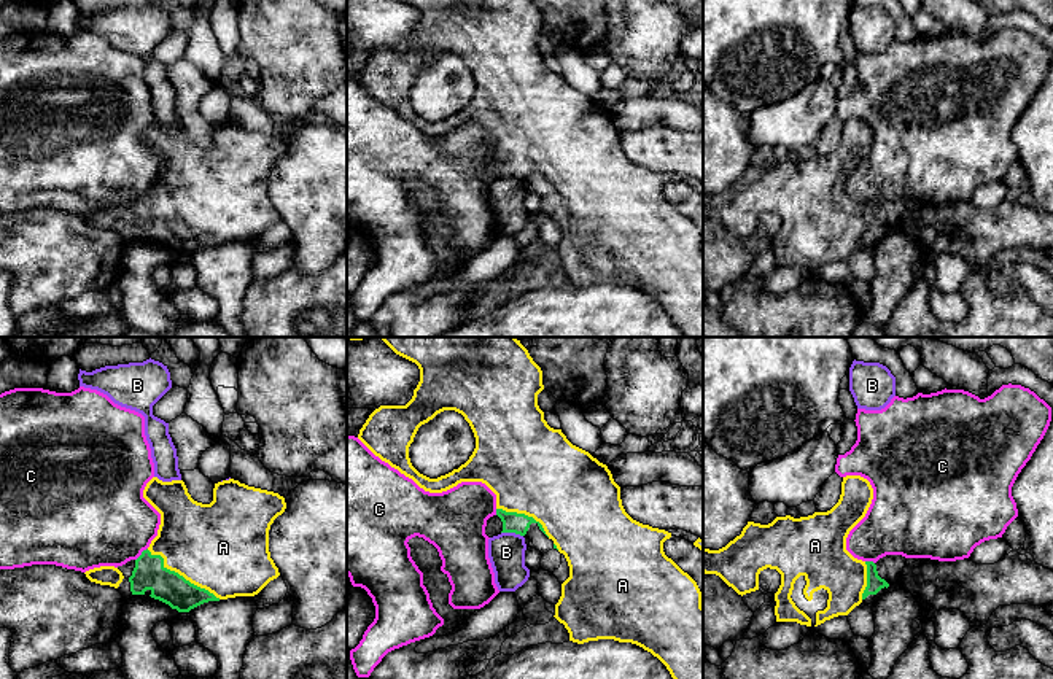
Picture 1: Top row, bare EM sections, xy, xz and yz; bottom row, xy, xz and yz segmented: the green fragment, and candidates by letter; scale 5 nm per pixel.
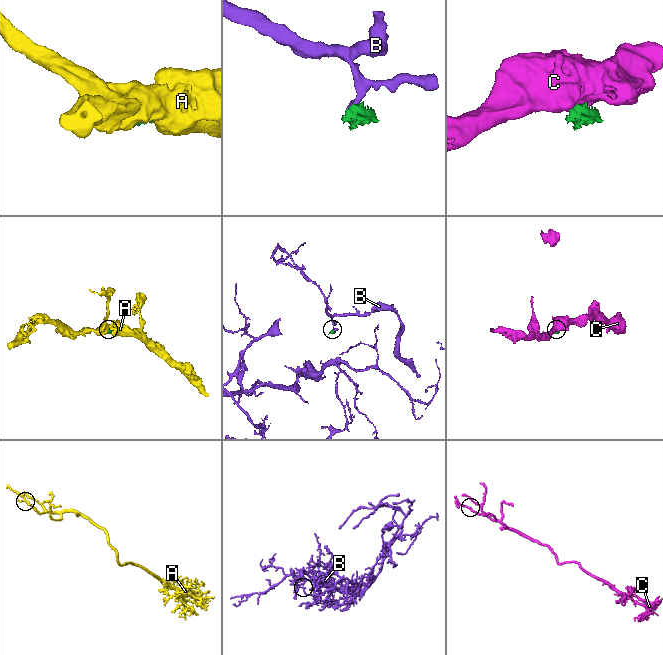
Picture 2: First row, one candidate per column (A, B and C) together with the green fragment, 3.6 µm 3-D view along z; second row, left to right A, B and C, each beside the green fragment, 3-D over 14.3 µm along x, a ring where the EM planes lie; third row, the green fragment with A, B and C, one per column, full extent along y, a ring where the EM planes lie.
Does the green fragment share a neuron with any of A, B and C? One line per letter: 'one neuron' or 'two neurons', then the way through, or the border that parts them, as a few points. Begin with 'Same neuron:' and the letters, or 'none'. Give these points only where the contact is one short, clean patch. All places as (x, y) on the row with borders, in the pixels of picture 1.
Same neuron: A
A: one neuron
B: two neurons; border along xz (501, 531), (514, 531), (522, 536)
C: two neurons; border along xy (147, 547), (135, 560)

